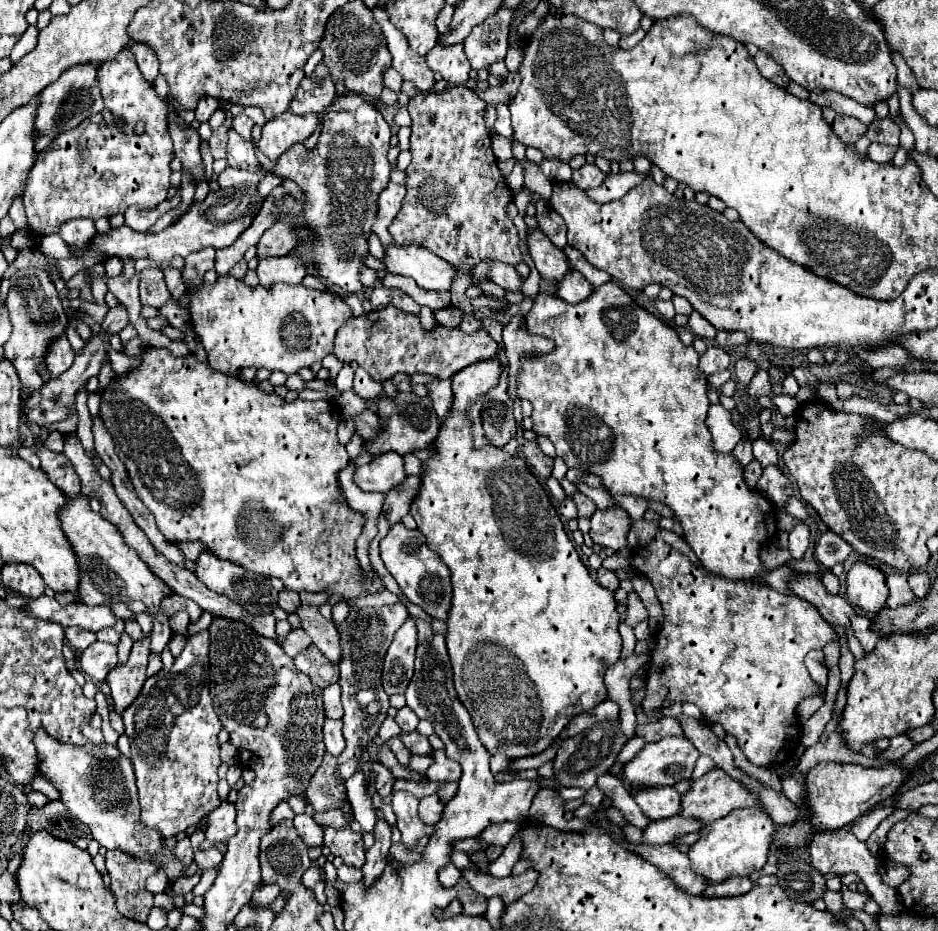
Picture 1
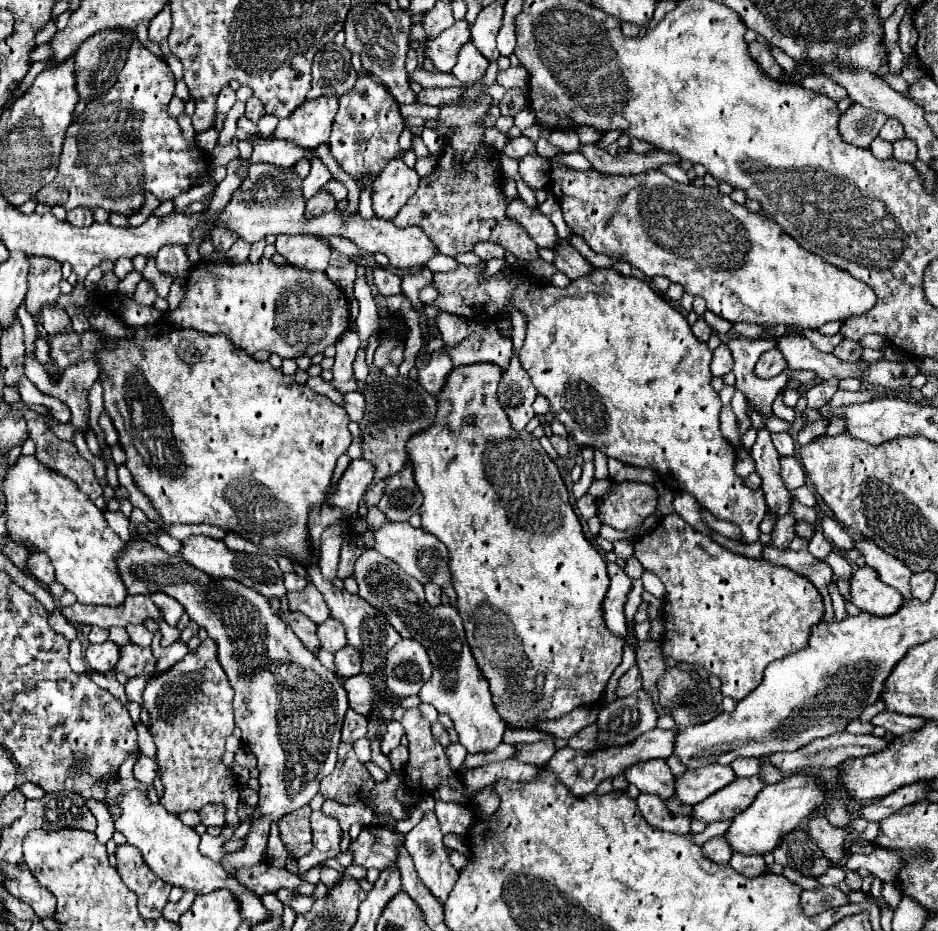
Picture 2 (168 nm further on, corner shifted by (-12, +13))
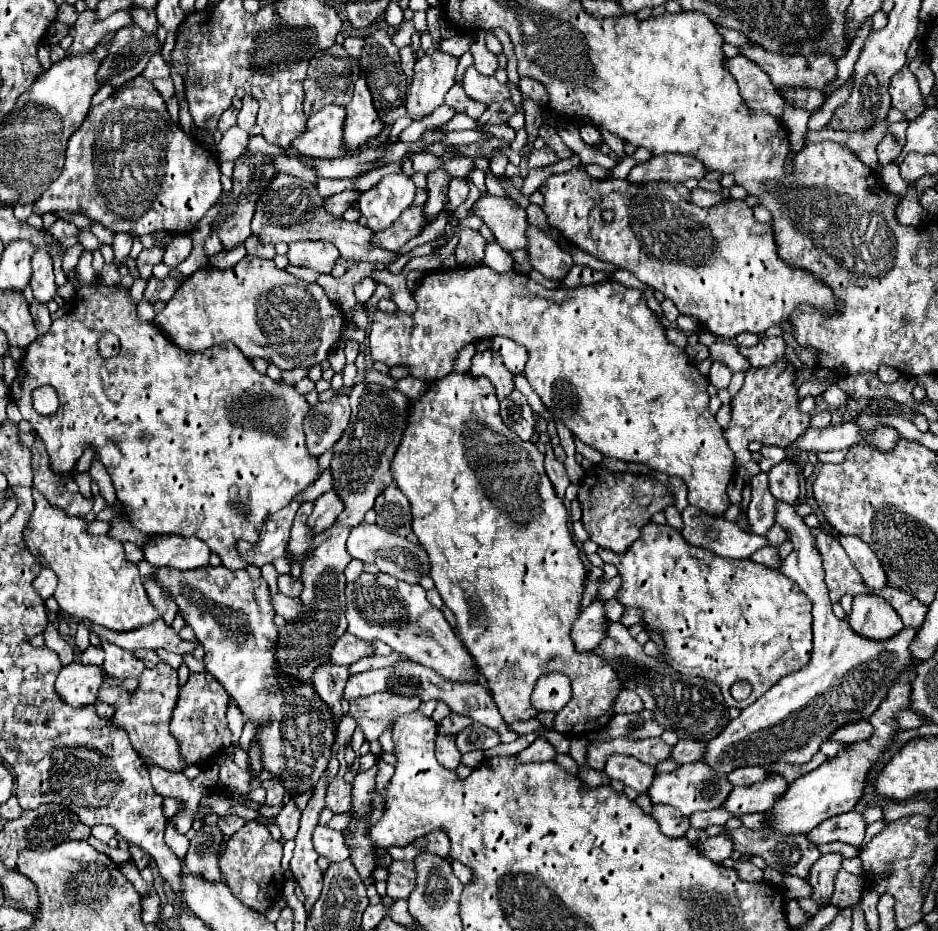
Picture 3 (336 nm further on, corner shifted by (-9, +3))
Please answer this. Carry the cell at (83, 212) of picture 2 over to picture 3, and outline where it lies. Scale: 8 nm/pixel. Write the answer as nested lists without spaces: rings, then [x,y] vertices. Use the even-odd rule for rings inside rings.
[[[57,220],[53,226],[47,228],[47,232],[63,246],[63,248],[69,248],[77,242],[77,232],[79,228],[67,220]]]

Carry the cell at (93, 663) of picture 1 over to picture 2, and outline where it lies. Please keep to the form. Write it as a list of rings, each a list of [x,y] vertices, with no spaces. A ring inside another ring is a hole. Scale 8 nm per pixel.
[[[104,642],[104,644],[90,644],[86,648],[86,664],[94,672],[112,672],[116,662],[120,660],[120,646],[114,642]]]

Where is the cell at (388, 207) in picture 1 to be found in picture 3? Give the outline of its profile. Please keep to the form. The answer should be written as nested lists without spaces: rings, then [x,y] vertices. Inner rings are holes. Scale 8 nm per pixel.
[[[389,174],[369,192],[361,194],[359,210],[373,232],[389,228],[415,198],[415,184],[405,174]]]

